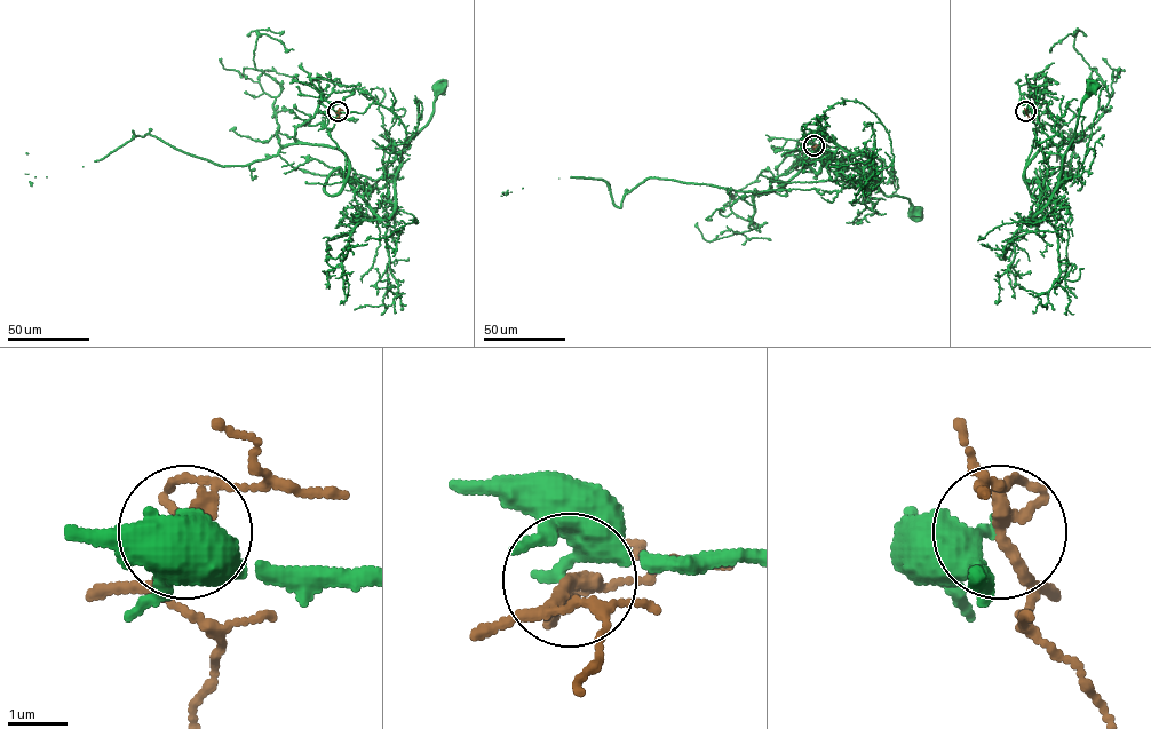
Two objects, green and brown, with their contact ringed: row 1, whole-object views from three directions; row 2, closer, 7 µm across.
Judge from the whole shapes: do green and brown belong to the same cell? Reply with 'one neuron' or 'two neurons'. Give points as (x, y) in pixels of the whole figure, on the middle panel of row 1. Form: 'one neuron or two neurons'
two neurons

